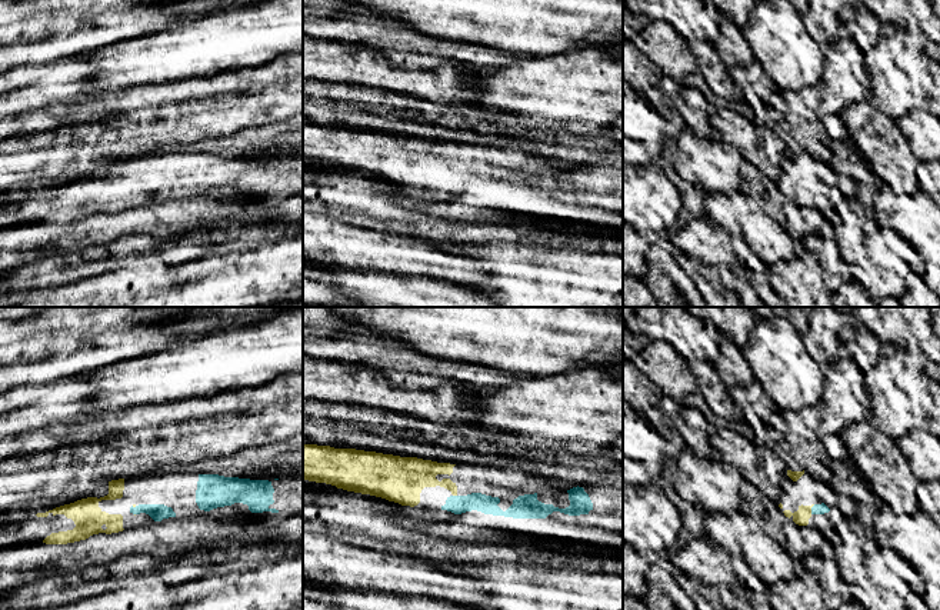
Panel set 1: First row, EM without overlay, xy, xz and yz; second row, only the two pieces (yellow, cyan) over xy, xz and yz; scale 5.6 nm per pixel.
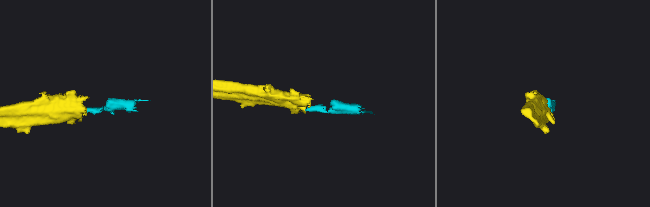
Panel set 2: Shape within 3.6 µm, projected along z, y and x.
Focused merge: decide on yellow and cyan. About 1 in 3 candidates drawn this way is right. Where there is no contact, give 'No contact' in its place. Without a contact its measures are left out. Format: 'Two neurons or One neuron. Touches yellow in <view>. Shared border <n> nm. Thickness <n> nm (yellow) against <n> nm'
One neuron. Touches yellow in yz. Shared border 60 nm. Thickness 90 nm (yellow) against 60 nm

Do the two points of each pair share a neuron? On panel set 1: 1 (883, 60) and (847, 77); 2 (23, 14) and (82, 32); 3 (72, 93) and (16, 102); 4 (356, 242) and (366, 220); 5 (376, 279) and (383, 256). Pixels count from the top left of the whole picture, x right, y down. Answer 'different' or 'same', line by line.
1: different
2: same
3: same
4: different
5: different

